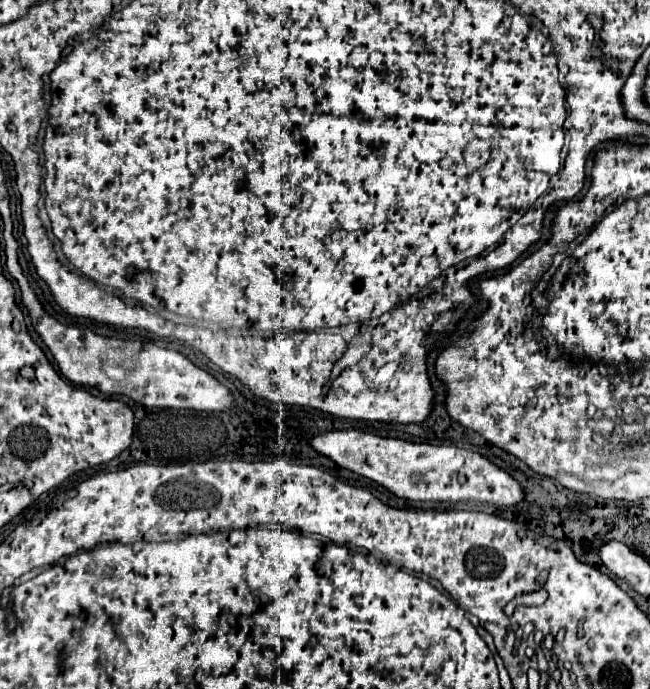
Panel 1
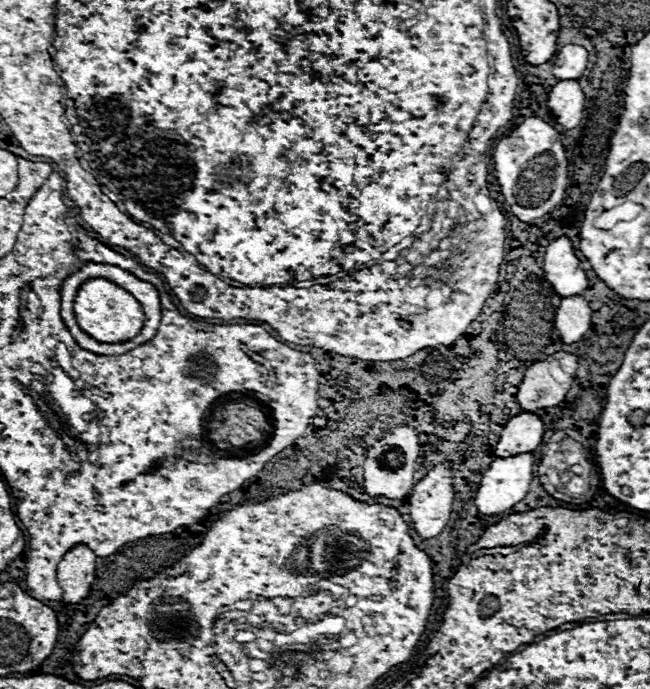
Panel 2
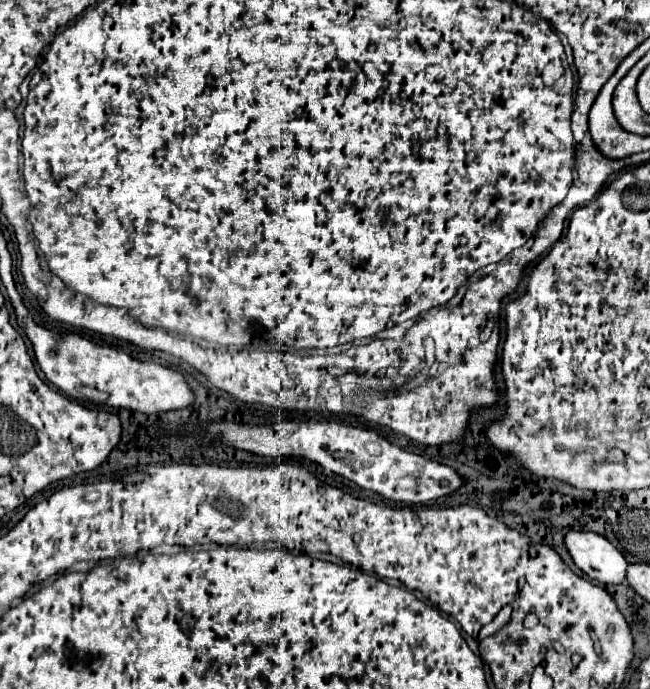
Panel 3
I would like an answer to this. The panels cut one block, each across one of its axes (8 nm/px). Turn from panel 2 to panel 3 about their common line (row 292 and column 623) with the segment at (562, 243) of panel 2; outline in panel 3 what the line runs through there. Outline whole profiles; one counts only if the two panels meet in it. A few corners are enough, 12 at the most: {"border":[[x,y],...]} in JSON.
{"border":[[570,530],[574,564],[602,584],[626,582],[628,562],[604,536]]}

